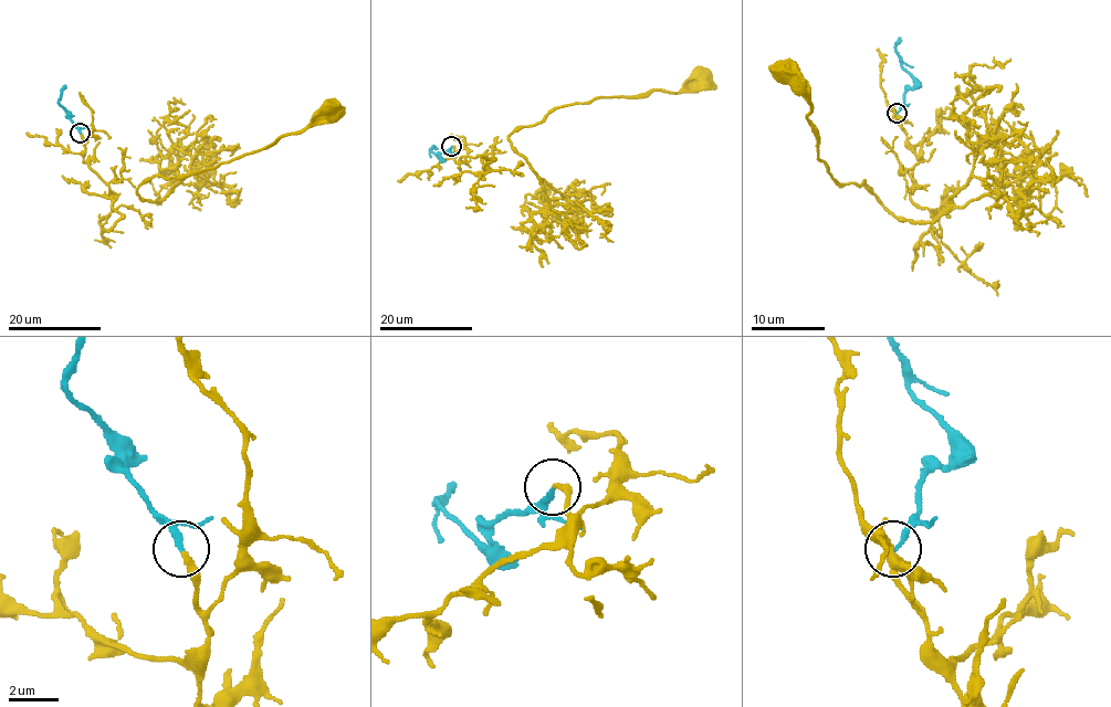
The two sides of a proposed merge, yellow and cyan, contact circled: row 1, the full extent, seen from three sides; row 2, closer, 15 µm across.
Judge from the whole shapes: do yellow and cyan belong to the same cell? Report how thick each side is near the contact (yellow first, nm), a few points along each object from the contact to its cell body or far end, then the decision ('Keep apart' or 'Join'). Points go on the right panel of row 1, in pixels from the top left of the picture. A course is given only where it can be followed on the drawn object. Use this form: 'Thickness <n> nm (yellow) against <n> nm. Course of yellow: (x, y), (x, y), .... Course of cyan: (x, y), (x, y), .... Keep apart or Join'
Thickness 240 nm (yellow) against 240 nm. Course of yellow: (897, 113), (923, 159), (893, 212), (863, 181), (827, 171), (810, 104), (787, 75). Course of cyan: (897, 113), (904, 93), (913, 85), (913, 78), (901, 64), (895, 43), (901, 38). Join

